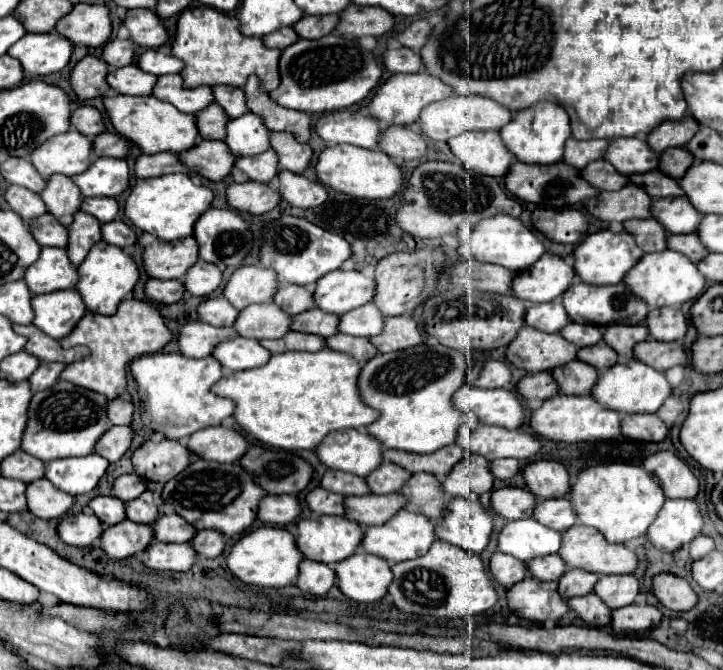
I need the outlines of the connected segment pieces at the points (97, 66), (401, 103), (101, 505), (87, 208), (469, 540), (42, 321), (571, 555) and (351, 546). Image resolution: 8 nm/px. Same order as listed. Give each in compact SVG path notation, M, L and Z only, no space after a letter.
M96 56L82 58L70 72L70 86L80 100L106 94L106 64Z
M418 72L418 74L394 74L390 76L386 82L382 82L370 102L366 104L368 114L372 118L376 118L380 124L396 124L396 126L406 126L418 120L420 110L430 104L436 102L440 98L448 98L452 94L452 88L446 86L444 82L440 82L436 76L430 76L426 72Z
M96 496L88 502L88 506L98 516L98 520L106 526L112 526L112 524L118 524L118 522L126 520L124 502L120 502L114 496Z
M82 198L80 210L98 218L100 222L112 222L118 214L118 202L114 198Z
M452 498L446 504L444 518L436 524L436 538L452 546L460 546L466 552L480 554L492 532L492 516L480 502L468 502L466 498Z
M62 290L32 298L32 324L44 334L60 340L72 332L76 322L84 316L86 306L76 290Z
M582 524L564 532L560 558L564 558L566 568L582 568L596 574L632 574L638 562L632 550L606 542L596 528Z
M318 516L296 522L296 548L304 558L328 566L352 556L364 536L362 526L344 516Z

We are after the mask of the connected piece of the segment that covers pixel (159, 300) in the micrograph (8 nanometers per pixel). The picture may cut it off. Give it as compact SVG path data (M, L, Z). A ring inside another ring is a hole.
M150 278L144 286L144 294L150 302L156 304L174 304L182 298L184 286L180 280L156 280Z

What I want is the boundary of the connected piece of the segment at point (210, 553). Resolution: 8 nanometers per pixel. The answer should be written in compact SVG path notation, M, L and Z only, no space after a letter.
M200 530L194 534L190 544L198 556L216 558L224 550L224 540L226 540L224 534L216 532L216 530Z

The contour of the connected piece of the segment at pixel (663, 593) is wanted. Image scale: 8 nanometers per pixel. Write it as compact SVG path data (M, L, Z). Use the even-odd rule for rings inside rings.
M656 574L652 578L652 592L658 602L670 610L690 610L696 606L696 594L684 578L674 574Z

